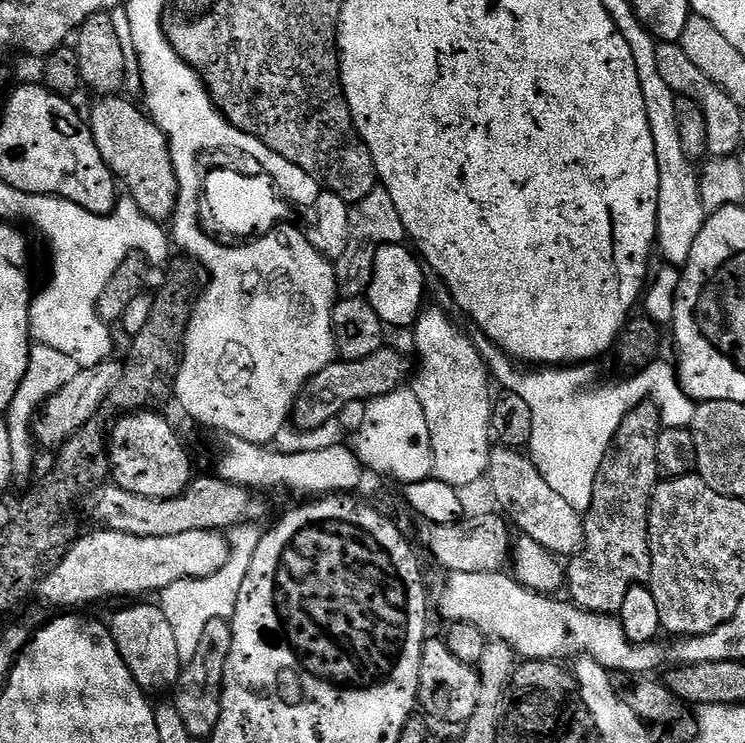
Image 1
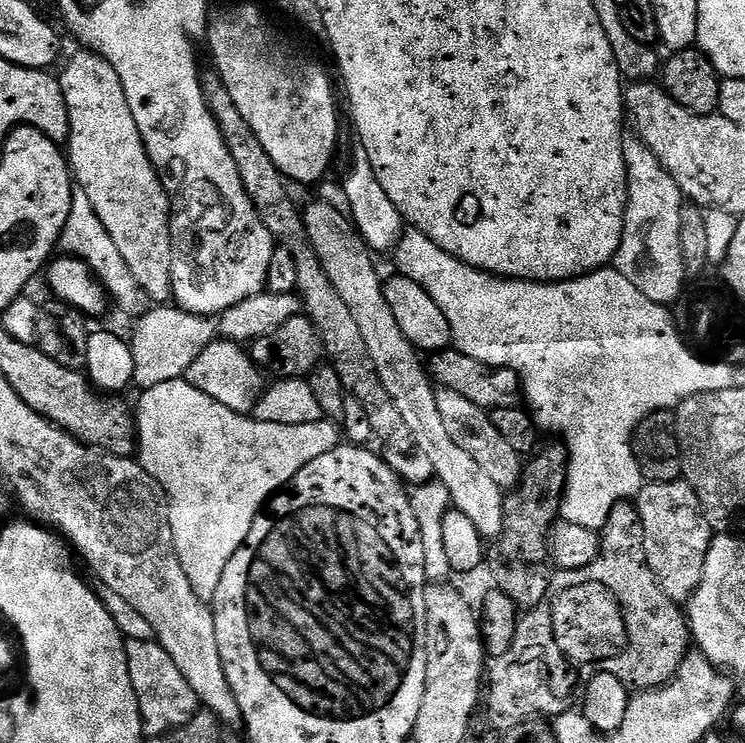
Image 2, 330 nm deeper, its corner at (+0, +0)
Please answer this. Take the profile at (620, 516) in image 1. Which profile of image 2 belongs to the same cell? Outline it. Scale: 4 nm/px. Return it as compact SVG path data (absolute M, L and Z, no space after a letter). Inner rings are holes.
M625 502L617 506L610 514L606 526L602 530L602 541L600 547L600 556L590 566L582 566L582 570L570 570L569 572L560 570L553 575L552 585L542 598L542 602L531 609L519 621L517 626L517 636L514 638L510 650L494 660L490 671L486 676L486 704L492 707L492 712L500 720L505 720L505 725L515 726L523 724L526 720L535 720L537 718L555 718L561 716L564 712L573 711L577 707L578 701L585 695L588 684L603 672L612 674L620 679L632 690L647 690L650 688L661 688L668 684L678 674L682 662L690 654L690 625L685 609L679 604L675 604L671 598L662 590L662 586L657 582L655 574L650 570L648 559L646 558L646 546L644 545L644 530L640 521L640 511L635 503Z

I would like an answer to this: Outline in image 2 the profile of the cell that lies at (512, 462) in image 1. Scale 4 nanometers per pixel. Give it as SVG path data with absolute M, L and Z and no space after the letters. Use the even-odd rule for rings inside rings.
M437 387L436 397L438 398L438 410L442 413L442 422L446 422L446 430L450 430L450 438L490 474L490 478L498 484L501 490L511 490L520 482L524 475L525 461L506 443L506 438L498 434L491 415L485 409L474 406L470 398L462 398L462 394L454 394L454 390L449 388Z

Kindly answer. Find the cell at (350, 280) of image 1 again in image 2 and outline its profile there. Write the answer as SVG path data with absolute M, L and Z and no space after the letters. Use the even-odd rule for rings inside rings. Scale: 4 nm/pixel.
M267 290L259 292L257 296L246 298L238 302L232 309L210 317L199 316L196 313L188 313L186 309L177 306L152 306L145 316L135 321L136 329L130 335L132 353L134 354L134 384L140 390L147 390L154 386L162 386L162 382L170 382L187 377L190 366L198 362L198 354L206 350L215 340L230 340L233 344L241 346L251 345L252 341L258 338L266 338L278 330L278 326L290 322L290 318L301 315L302 301L296 292L290 294L274 294Z

